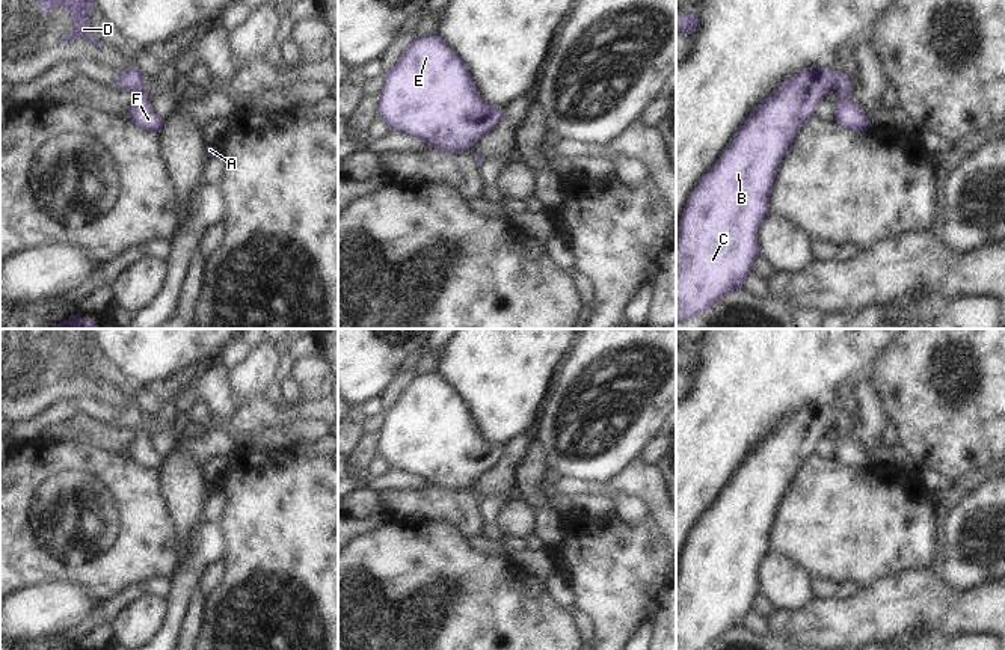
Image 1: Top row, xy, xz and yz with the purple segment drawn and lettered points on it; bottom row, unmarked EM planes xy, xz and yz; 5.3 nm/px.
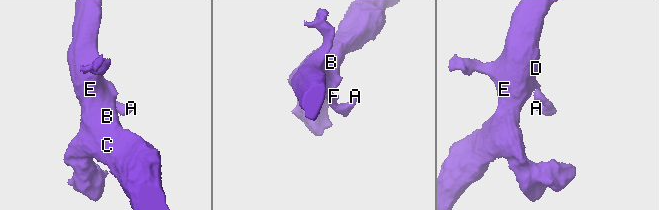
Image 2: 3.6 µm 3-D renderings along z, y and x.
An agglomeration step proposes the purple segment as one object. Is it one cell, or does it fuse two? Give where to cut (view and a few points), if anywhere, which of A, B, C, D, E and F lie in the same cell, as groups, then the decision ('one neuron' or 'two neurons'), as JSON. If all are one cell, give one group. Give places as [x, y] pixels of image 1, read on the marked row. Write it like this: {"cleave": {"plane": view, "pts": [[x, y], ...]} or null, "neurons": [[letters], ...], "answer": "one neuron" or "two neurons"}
{"cleave": null, "neurons": [["A", "B", "C", "D", "E", "F"]], "answer": "one neuron"}

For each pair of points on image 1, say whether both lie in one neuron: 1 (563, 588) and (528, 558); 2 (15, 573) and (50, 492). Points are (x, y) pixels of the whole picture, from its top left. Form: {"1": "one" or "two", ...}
{"1": "two", "2": "one"}

